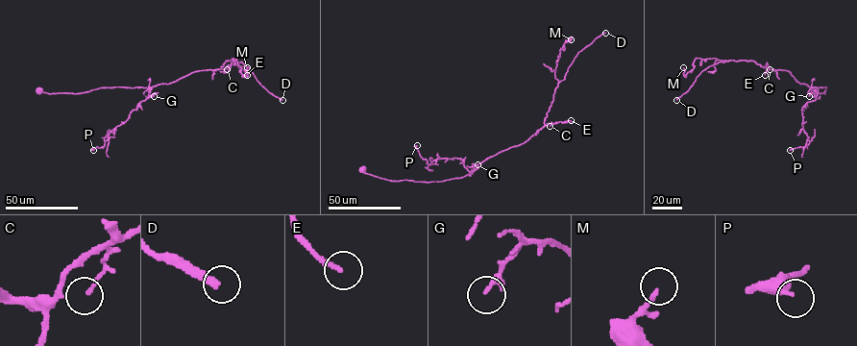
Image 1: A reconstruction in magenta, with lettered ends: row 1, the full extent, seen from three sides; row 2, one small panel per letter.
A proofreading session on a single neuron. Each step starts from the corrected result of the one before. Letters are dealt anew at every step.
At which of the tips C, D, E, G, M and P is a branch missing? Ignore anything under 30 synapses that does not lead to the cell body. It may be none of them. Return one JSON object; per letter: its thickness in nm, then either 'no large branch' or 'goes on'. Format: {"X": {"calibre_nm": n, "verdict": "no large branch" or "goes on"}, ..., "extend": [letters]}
{"C": {"calibre_nm": 120, "verdict": "no large branch"}, "D": {"calibre_nm": 220, "verdict": "goes on"}, "E": {"calibre_nm": 160, "verdict": "no large branch"}, "G": {"calibre_nm": 280, "verdict": "no large branch"}, "M": {"calibre_nm": 180, "verdict": "no large branch"}, "P": {"calibre_nm": 320, "verdict": "no large branch"}, "extend": ["D"]}

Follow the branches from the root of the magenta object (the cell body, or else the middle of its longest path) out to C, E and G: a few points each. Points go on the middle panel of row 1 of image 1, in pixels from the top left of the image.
C: (363, 170), (395, 181), (430, 182), (462, 178), (489, 158), (524, 143), (548, 123), (550, 126)
E: (363, 170), (395, 181), (430, 182), (462, 178), (489, 158), (524, 143), (548, 123), (571, 120)
G: (363, 170), (389, 180), (430, 182), (462, 178), (472, 174), (477, 164)

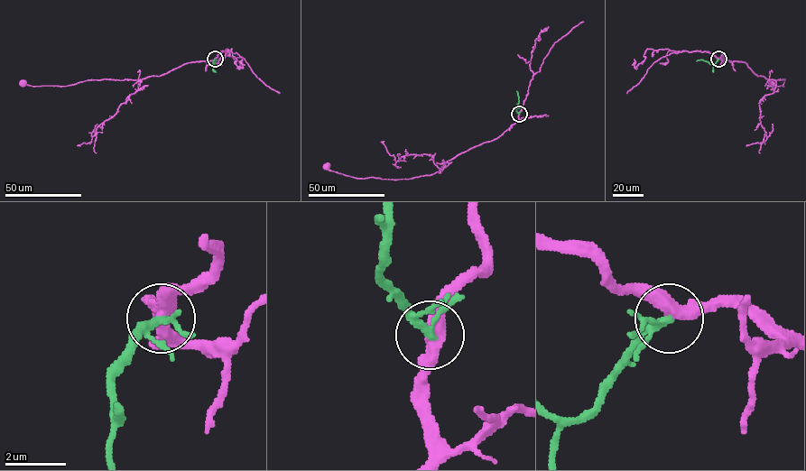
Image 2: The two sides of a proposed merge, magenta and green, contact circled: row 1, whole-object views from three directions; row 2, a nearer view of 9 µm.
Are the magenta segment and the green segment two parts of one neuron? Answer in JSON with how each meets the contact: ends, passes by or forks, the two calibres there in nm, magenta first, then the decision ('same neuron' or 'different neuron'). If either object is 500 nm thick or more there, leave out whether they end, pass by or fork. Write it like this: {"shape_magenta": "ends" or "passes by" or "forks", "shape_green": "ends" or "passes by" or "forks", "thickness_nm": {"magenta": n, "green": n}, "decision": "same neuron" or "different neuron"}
{"shape_magenta": "passes by", "shape_green": "forks", "thickness_nm": {"magenta": 440, "green": 190}, "decision": "same neuron"}

